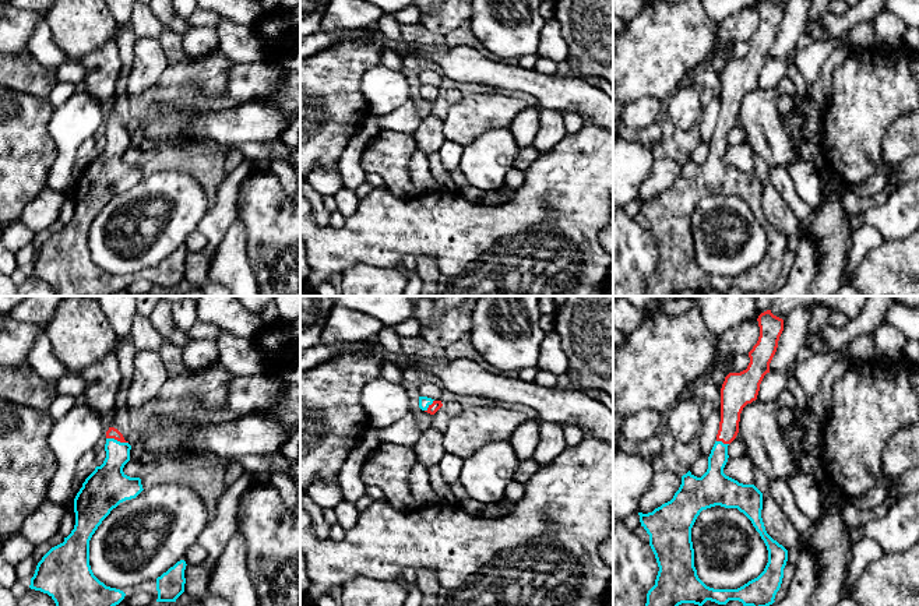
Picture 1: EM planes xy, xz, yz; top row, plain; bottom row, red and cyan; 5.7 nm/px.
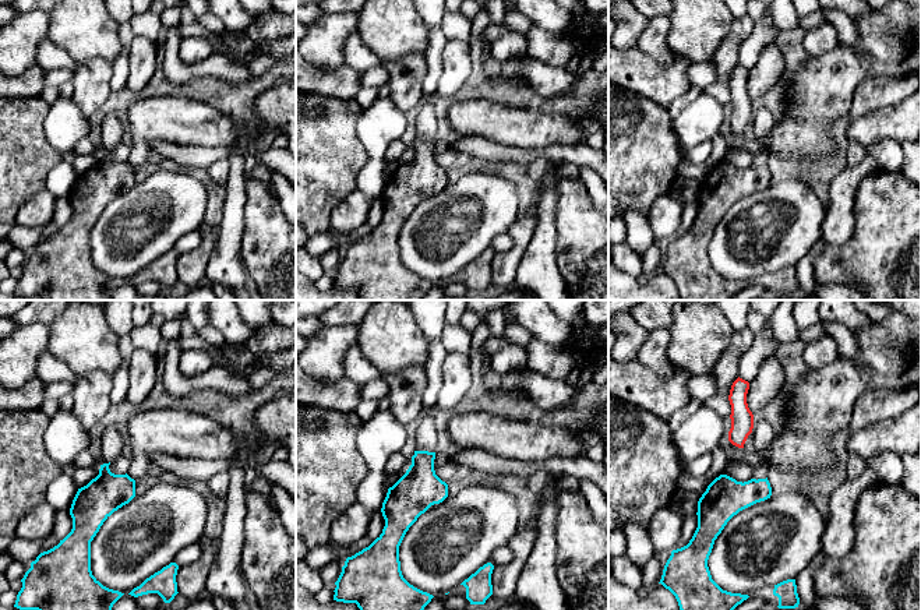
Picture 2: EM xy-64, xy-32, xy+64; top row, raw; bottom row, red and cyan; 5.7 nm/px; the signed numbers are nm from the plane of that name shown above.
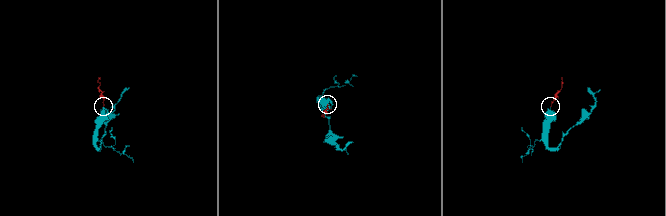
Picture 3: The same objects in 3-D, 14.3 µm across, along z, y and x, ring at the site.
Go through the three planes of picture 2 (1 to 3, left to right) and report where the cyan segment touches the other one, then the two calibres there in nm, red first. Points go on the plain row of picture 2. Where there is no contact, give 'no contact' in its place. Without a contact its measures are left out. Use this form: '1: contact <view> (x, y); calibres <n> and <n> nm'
1: no contact
2: no contact
3: no contact

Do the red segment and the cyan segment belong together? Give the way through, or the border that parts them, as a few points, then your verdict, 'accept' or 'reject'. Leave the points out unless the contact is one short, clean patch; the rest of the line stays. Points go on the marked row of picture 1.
runs through xy (112, 433), (118, 440), (116, 460), (108, 482); accept

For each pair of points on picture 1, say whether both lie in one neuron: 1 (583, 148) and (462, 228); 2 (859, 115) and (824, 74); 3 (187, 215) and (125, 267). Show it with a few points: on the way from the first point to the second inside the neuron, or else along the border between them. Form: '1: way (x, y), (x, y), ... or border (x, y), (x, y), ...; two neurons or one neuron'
1: way (553, 178), (503, 228), (493, 228); one neuron
2: border (849, 55), (834, 71), (831, 99), (823, 115); two neurons
3: way (172, 231), (140, 261); one neuron

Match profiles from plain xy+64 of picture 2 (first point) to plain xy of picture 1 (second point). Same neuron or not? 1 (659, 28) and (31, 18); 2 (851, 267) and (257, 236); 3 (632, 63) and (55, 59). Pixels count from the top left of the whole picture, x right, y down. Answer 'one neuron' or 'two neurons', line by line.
1: two neurons
2: one neuron
3: two neurons

